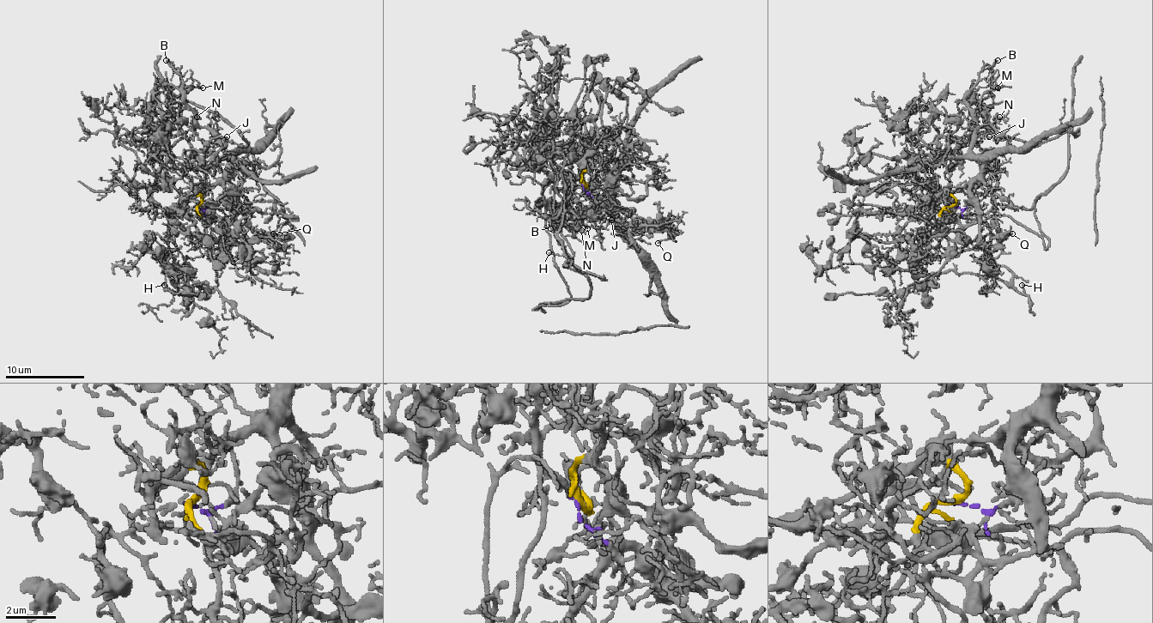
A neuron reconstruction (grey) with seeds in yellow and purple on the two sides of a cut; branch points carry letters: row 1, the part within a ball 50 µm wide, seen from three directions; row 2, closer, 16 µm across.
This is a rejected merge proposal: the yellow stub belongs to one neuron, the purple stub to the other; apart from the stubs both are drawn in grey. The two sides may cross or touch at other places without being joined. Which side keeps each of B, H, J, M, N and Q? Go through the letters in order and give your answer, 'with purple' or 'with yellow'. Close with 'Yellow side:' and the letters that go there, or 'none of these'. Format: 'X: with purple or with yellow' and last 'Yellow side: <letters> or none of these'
B: with purple
H: with yellow
J: with purple
M: with purple
N: with purple
Q: with purple
Yellow side: H

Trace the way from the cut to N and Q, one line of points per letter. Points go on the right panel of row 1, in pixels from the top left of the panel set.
N: (954, 208), (964, 209), (973, 199), (968, 184), (980, 172), (980, 158), (972, 150), (972, 136), (999, 117)
Q: (954, 208), (964, 209), (973, 199), (968, 185), (982, 182), (992, 191), (998, 231), (992, 237), (1011, 233)

